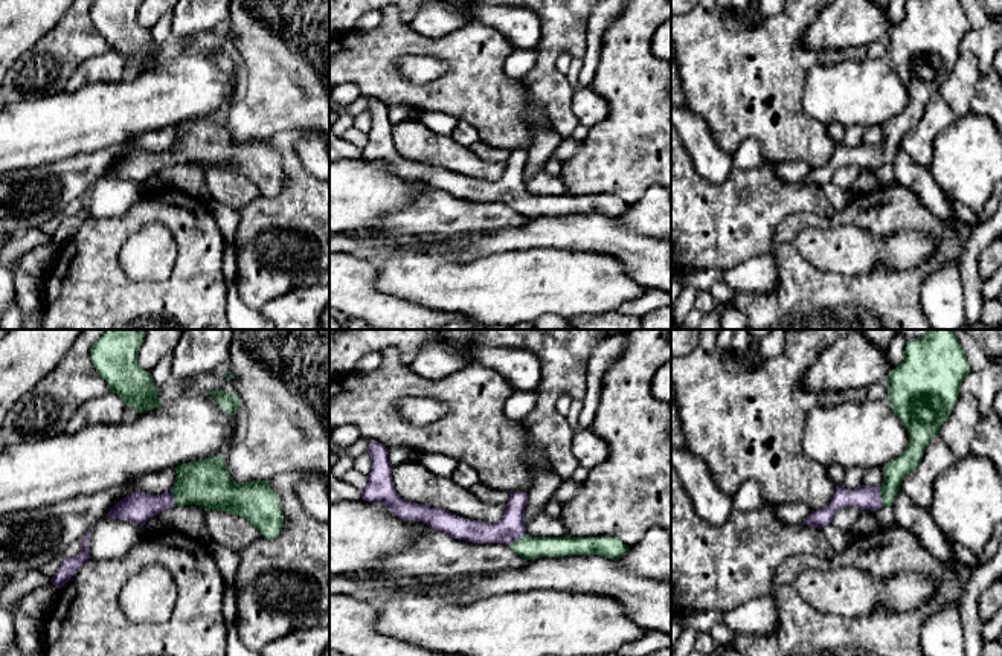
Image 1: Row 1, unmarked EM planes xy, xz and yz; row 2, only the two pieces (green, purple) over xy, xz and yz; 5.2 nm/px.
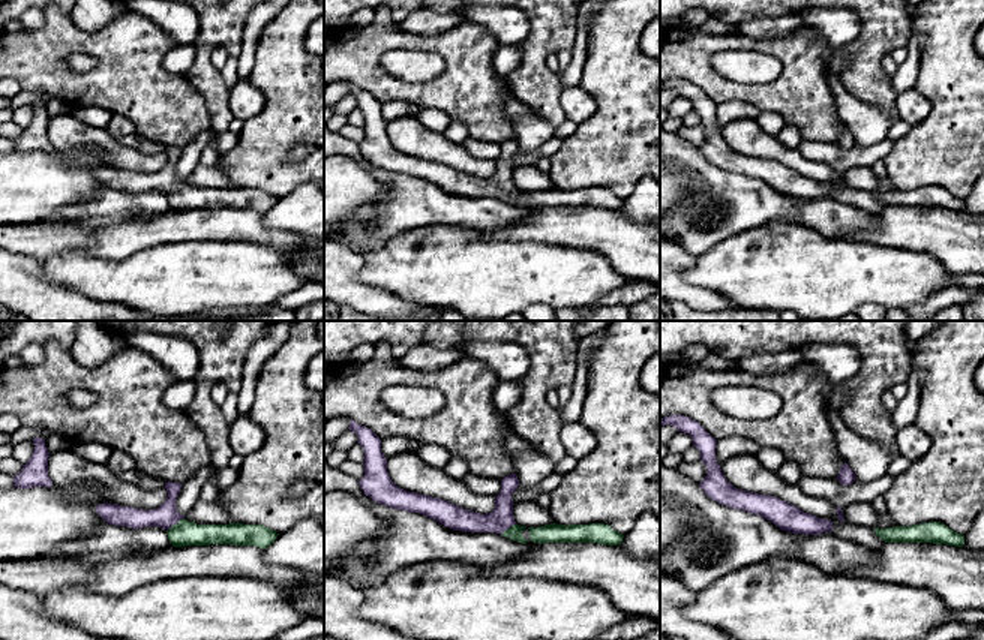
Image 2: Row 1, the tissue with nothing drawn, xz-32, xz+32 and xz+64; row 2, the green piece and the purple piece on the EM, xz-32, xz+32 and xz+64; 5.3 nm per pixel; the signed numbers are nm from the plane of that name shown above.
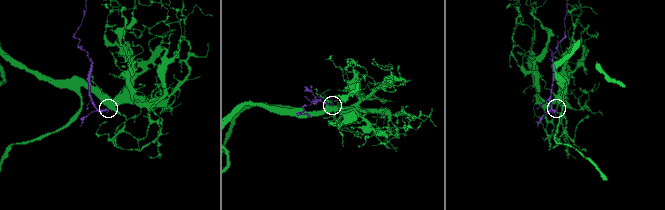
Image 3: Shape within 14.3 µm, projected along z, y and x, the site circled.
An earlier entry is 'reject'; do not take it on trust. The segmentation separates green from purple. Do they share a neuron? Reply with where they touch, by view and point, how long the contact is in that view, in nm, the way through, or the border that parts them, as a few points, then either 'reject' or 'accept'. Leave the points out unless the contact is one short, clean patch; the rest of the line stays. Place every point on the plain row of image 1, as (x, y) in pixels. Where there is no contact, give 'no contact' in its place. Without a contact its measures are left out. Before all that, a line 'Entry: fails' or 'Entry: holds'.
Entry: fails
meets green in yz at (882, 156); contact 100 nm long; runs through yz (894, 130), (891, 145), (882, 156), (865, 156); accept

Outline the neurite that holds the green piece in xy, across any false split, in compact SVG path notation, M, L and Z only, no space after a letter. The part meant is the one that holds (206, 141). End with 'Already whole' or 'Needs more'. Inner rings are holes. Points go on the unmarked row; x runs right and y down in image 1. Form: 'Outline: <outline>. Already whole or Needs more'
Outline: M224 113L177 124L177 140L160 154L134 150L104 175L143 185L149 175L172 165L203 163L206 169L226 169L249 178L265 197L284 186L284 169L270 139L235 140L224 125Z. Needs more

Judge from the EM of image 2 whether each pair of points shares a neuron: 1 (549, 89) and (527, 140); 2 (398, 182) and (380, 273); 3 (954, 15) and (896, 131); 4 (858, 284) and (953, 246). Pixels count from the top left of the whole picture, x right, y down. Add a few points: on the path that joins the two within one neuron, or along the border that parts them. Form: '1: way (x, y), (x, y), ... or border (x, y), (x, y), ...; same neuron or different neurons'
1: border (512, 92), (534, 107), (554, 129); different neurons
2: border (419, 227), (392, 236), (365, 255); different neurons
3: border (912, 126), (894, 143); different neurons
4: border (897, 246), (924, 251), (933, 255), (951, 273); different neurons

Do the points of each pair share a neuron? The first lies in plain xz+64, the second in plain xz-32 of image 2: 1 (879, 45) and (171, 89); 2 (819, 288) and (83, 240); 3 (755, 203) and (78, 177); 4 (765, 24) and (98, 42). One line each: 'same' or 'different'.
1: different
2: different
3: different
4: different

